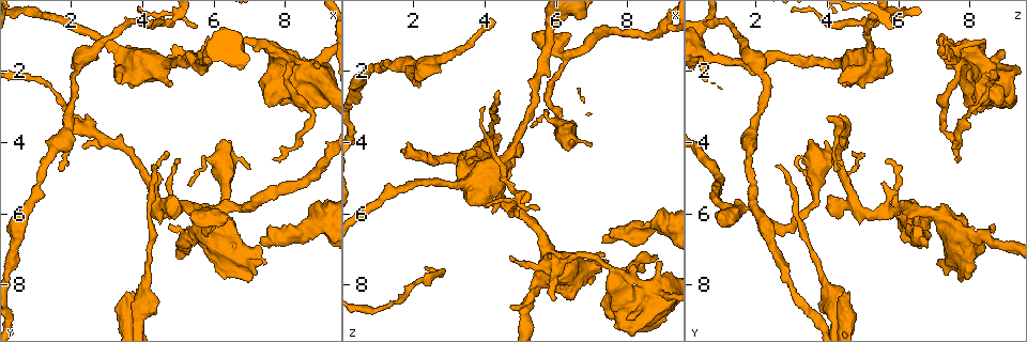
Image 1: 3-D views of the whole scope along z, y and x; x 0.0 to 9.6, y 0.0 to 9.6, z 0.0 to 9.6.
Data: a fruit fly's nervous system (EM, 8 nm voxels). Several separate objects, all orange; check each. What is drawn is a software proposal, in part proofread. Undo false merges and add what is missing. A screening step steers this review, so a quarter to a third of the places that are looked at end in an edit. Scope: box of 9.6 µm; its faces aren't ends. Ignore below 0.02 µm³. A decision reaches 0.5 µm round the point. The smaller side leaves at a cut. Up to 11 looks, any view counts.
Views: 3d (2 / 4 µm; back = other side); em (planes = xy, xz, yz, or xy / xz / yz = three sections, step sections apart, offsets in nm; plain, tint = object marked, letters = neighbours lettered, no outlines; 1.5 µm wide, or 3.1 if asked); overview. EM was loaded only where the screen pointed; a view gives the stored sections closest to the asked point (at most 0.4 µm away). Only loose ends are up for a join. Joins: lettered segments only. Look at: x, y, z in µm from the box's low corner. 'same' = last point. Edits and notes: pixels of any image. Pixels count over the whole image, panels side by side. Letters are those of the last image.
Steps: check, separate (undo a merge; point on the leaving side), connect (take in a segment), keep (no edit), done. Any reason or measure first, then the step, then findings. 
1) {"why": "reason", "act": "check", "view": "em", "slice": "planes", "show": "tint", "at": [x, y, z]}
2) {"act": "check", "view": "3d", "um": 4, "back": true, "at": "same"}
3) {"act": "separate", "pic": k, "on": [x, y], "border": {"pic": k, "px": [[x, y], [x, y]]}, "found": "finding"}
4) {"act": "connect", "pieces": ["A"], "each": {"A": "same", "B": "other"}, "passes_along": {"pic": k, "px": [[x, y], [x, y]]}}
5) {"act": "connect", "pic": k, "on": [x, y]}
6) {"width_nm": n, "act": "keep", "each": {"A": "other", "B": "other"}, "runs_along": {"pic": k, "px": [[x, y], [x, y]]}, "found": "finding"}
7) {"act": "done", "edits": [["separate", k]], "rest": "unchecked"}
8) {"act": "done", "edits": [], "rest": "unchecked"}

{"why": "thin end", "act": "check", "view": "3d", "um": 2, "at": [4.30, 0.65, 0.65]}

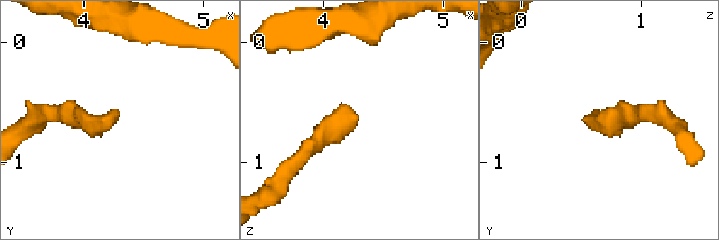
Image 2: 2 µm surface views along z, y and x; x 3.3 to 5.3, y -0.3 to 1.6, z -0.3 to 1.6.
{"why": "shape alone is not enough", "act": "check", "view": "em", "slice": "planes", "show": "plain", "at": [4.30, 0.60, 0.64]}

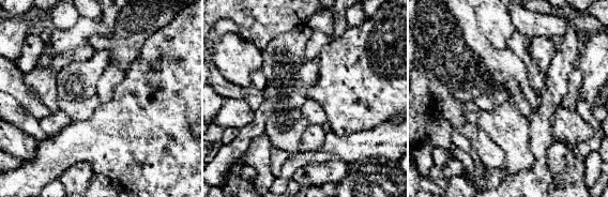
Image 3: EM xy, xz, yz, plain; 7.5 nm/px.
{"why": "see the neighbours", "act": "check", "view": "em", "slice": "planes", "show": "letters", "at": "same"}

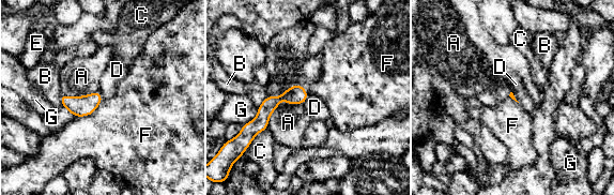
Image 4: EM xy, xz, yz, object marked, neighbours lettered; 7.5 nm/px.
{"act": "keep", "each": {"A": "other", "B": "other", "C": "other", "D": "other", "E": "other", "F": "other", "G": "other"}, "border": {"pic": 4, "px": [[309, 95], [303, 104]]}, "found": "no lettered segment goes on from it"}

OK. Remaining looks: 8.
{"act": "check", "view": "em", "slice": "xy", "step": 4, "show": "tint", "at": [6.95, 4.70, 4.05]}

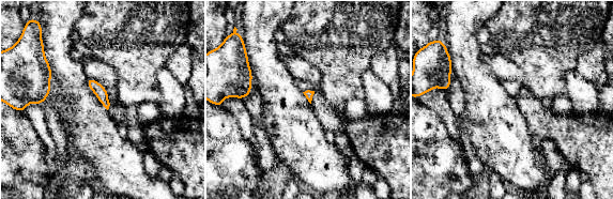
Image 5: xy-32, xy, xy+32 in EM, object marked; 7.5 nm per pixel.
{"why": "cut it another way", "act": "check", "view": "em", "slice": "planes", "show": "letters", "at": "same"}

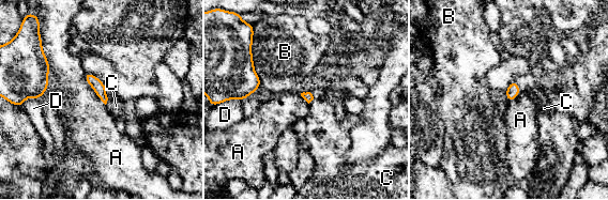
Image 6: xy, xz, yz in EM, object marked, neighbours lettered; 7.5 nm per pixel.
{"width_nm": 70, "act": "keep", "each": {"A": "other", "B": "other", "C": "other", "D": "other"}, "border": {"pic": 6, "px": [[84, 72], [84, 78], [105, 105]]}, "found": "no lettered segment goes on from it"}

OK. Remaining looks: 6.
{"why": "calibre changes", "act": "check", "view": "em", "slice": "planes", "show": "letters", "at": [6.30, 5.85, 1.65]}

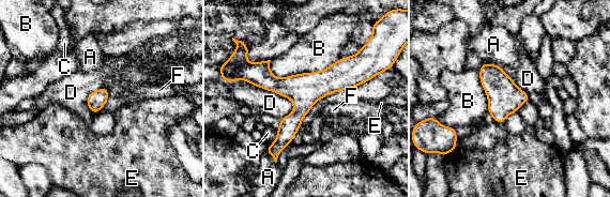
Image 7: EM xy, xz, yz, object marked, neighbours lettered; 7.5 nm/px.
{"act": "keep", "each": {"A": "other", "B": "other", "C": "other", "D": "other", "E": "other", "F": "other"}, "found": "continuous, no second neuron"}

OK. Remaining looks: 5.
{"why": "calibre changes", "act": "check", "view": "em", "slice": "xz", "step": 4, "show": "tint", "at": [4.85, 0.55, 5.40]}

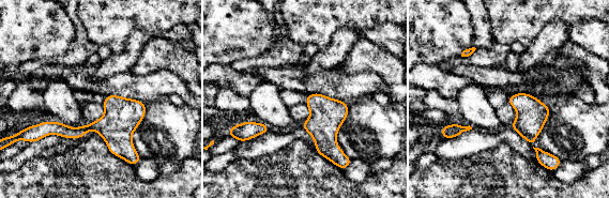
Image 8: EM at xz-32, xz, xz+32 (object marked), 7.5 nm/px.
{"act": "check", "view": "em", "slice": "xy", "step": 4, "show": "letters", "at": "same"}

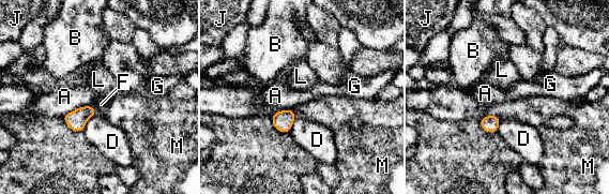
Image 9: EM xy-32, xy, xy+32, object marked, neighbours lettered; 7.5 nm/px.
{"longest_contact_nm": ["A", 260], "act": "keep", "each": {"A": "other", "B": "other", "D": "other", "F": "other", "G": "other", "J": "other", "L": "other", "M": "other"}, "border": {"pic": 9, "px": [[501, 118], [485, 116], [478, 121]]}, "found": "one neuron here"}

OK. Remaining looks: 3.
{"why": "three arms meet", "act": "check", "view": "em", "slice": "xz", "step": 8, "show": "letters", "at": [5.90, 1.10, 7.20]}

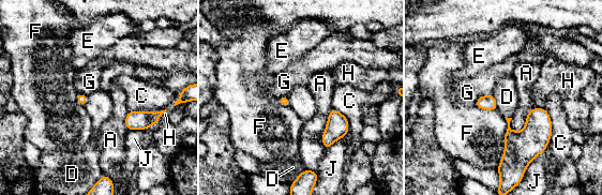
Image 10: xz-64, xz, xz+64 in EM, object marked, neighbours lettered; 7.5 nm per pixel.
{"act": "check", "view": "em", "slice": "planes", "show": "letters", "at": "same"}

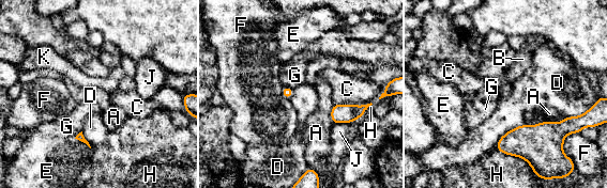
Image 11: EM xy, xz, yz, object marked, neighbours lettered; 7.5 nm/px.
{"width_nm": 90, "act": "keep", "each": {"A": "other", "B": "other", "C": "other", "D": "other", "E": "other", "F": "other", "G": "other", "H": "other", "J": "other", "K": "other"}, "border": {"pic": 11, "px": [[522, 123], [507, 130], [495, 146]]}, "found": "none of them fits"}

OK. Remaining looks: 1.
{"act": "done", "edits": [], "rest": "unchecked"}

